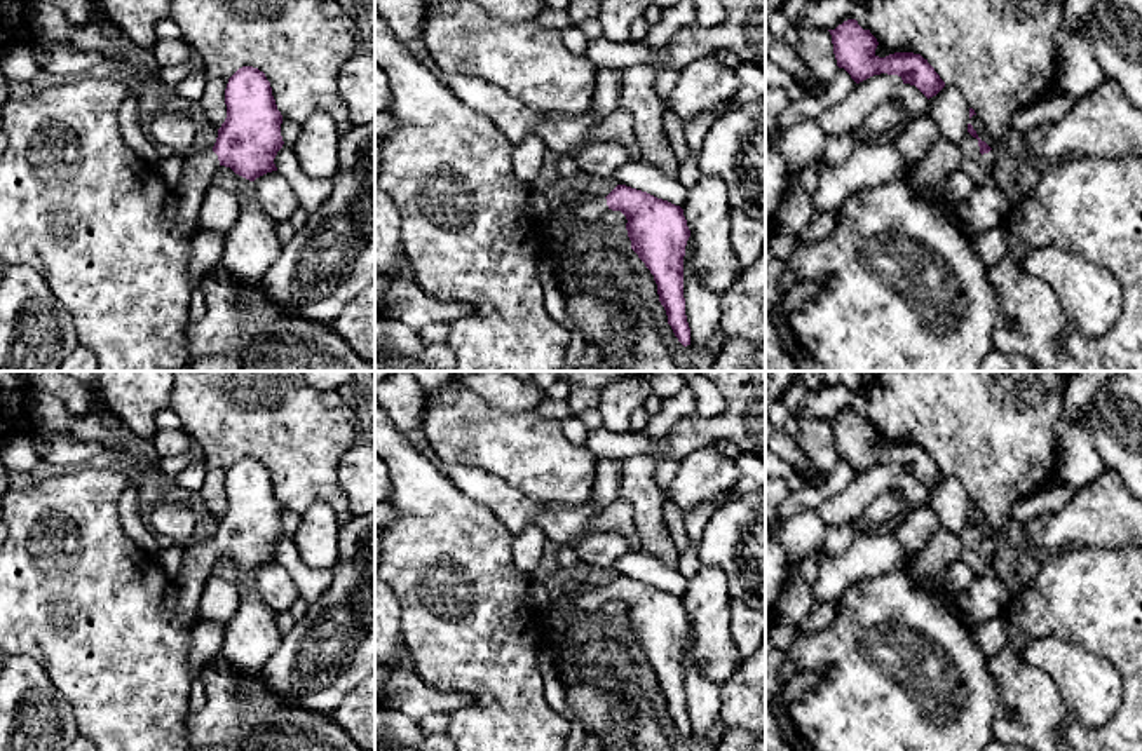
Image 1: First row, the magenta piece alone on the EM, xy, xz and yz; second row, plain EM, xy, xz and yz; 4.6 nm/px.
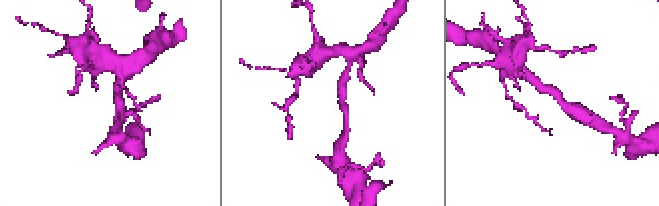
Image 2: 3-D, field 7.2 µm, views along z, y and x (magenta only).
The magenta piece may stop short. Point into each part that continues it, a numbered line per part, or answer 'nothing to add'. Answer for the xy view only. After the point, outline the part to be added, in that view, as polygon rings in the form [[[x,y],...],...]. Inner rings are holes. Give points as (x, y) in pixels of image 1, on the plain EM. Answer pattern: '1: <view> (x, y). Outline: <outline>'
1: xy (199, 556). Outline: [[[197,537],[183,551],[183,565],[174,582],[180,598],[180,620],[194,626],[199,620],[199,605],[206,580],[211,577],[214,561],[220,558],[213,538]]]

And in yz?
1: yz (987, 551). Outline: [[[990,540],[989,544],[980,545],[978,547],[980,558],[992,563],[996,556],[996,547],[997,547],[996,540]]]

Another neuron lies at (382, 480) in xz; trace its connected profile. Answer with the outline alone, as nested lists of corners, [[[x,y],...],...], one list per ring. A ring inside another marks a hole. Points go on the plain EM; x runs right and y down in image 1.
[[[375,455],[375,502],[387,502],[391,497],[391,476],[385,462]]]

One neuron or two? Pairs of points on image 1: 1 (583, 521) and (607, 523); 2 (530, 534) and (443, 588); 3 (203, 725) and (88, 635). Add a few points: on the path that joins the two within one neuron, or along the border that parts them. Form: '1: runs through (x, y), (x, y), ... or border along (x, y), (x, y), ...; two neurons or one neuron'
1: runs through (588, 521), (602, 521); one neuron
2: border along (513, 535), (513, 561), (530, 574); two neurons
3: border along (190, 715), (187, 732); two neurons

